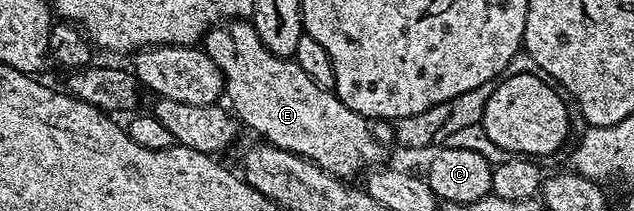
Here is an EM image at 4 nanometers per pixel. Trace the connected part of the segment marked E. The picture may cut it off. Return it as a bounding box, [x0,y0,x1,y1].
[201,20,383,180]

